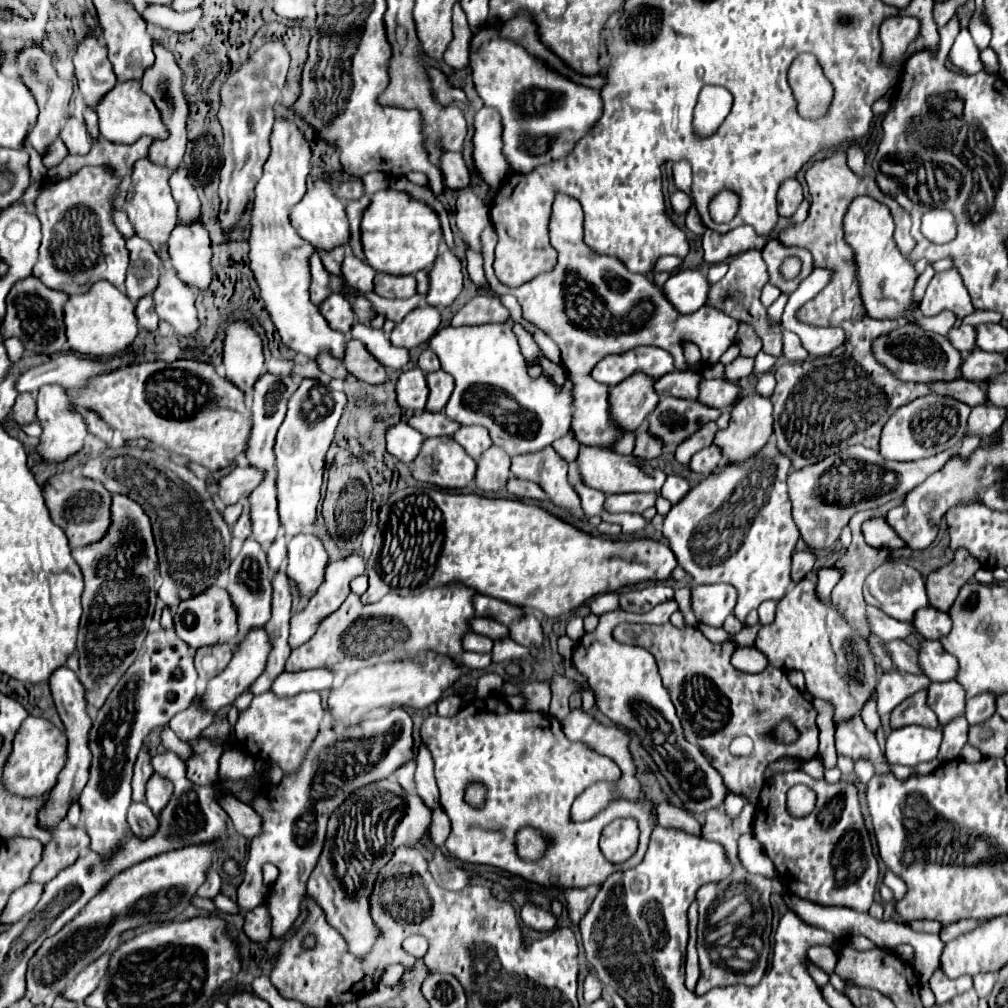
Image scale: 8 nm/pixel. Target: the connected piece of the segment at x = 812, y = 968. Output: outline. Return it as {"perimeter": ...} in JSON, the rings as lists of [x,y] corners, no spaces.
{"perimeter":[[[808,960],[808,974],[816,980],[816,984],[818,984],[818,986],[828,984],[828,974],[826,974],[822,968],[818,968],[816,964],[812,964],[810,960]]]}

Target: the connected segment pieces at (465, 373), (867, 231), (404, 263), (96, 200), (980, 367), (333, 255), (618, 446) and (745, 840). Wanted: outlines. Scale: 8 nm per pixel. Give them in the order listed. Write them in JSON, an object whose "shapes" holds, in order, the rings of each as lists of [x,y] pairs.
{"shapes":[[[[510,322],[500,324],[478,324],[478,326],[444,326],[440,328],[434,338],[430,340],[430,348],[440,358],[442,370],[454,376],[456,388],[446,404],[446,416],[456,420],[458,424],[480,424],[484,426],[492,442],[502,448],[502,440],[516,440],[520,442],[518,448],[522,452],[538,452],[558,440],[560,436],[570,434],[570,418],[572,418],[572,396],[570,388],[558,388],[546,376],[530,378],[526,370],[524,356],[520,354],[518,338],[512,332]]],[[[868,196],[854,198],[844,214],[844,236],[854,252],[854,272],[866,314],[874,320],[898,318],[914,322],[916,306],[912,300],[912,288],[916,284],[916,272],[894,244],[894,220],[890,208]]],[[[380,190],[370,198],[370,206],[362,216],[362,246],[368,264],[384,274],[416,274],[436,262],[442,242],[442,228],[436,212],[424,202],[406,192]]],[[[84,166],[72,178],[60,182],[44,182],[36,202],[36,216],[42,222],[40,256],[34,266],[34,276],[48,288],[80,294],[88,292],[96,280],[108,280],[120,288],[126,280],[128,250],[122,234],[112,224],[112,198],[122,180],[114,178],[106,168]]],[[[974,348],[970,354],[966,354],[960,372],[966,380],[972,382],[986,382],[988,378],[1000,374],[1006,370],[1006,356],[996,352],[984,352],[980,348]]],[[[334,248],[332,252],[318,252],[320,258],[322,258],[322,264],[324,268],[332,274],[332,276],[340,276],[342,284],[346,286],[346,280],[344,280],[344,274],[340,274],[340,264],[344,260],[344,248]]],[[[636,434],[622,436],[618,442],[610,444],[608,448],[610,448],[610,450],[616,450],[616,452],[620,452],[620,454],[632,454],[632,448],[634,448],[634,436],[636,436]]],[[[743,834],[738,841],[738,858],[750,874],[774,876],[774,864],[768,860],[764,848],[754,835]]]]}

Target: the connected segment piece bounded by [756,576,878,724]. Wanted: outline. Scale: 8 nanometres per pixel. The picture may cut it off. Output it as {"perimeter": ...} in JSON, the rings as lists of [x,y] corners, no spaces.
{"perimeter":[[[806,576],[800,580],[780,602],[776,610],[776,620],[770,626],[760,628],[756,636],[756,648],[768,658],[768,664],[780,670],[800,670],[806,678],[806,690],[826,700],[834,706],[834,724],[840,720],[852,720],[852,716],[858,716],[864,708],[864,704],[876,696],[876,662],[872,656],[872,650],[868,646],[868,640],[862,632],[856,632],[832,604],[824,604],[816,596],[816,580],[812,576]]]}

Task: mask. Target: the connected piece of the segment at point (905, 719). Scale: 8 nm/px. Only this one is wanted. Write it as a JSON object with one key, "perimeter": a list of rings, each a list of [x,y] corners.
{"perimeter":[[[926,690],[914,694],[912,698],[904,700],[900,706],[896,706],[892,710],[890,726],[894,730],[910,726],[910,724],[918,724],[918,726],[926,726],[926,728],[940,726],[940,722],[936,720],[936,714],[926,706]]]}

